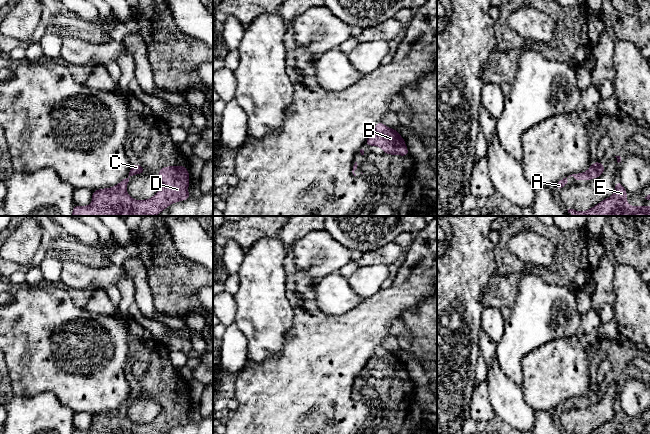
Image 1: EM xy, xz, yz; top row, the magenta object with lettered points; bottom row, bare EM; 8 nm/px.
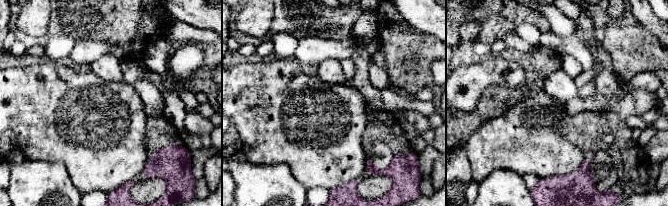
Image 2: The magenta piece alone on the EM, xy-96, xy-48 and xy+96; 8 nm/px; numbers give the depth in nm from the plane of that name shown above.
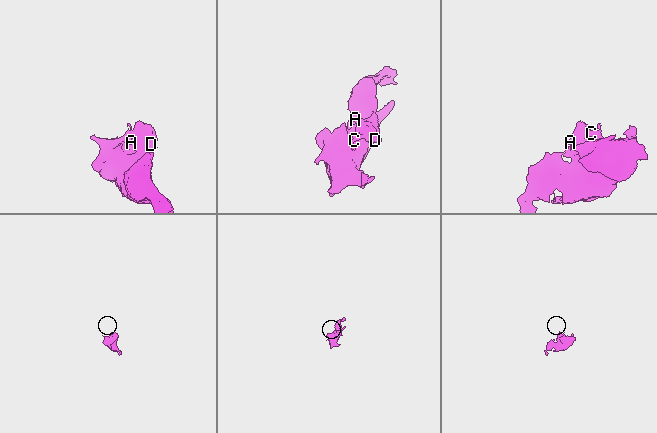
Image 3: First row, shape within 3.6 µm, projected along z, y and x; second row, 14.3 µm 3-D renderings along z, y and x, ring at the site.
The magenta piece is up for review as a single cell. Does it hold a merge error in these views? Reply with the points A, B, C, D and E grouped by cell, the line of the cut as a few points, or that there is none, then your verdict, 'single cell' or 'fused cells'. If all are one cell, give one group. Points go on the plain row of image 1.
groups A B C D E; cut none; single cell

